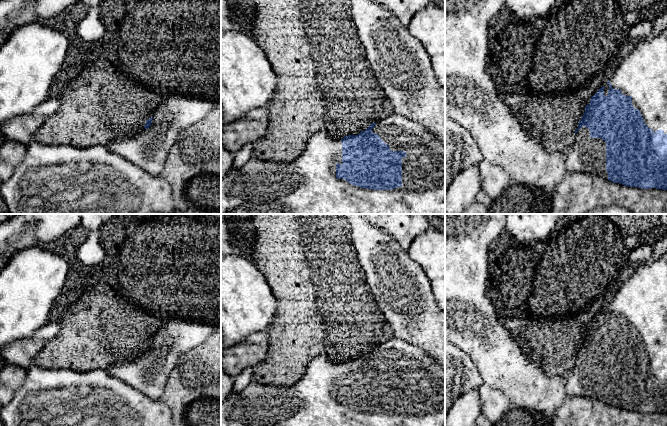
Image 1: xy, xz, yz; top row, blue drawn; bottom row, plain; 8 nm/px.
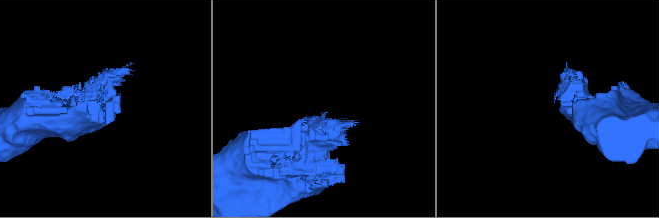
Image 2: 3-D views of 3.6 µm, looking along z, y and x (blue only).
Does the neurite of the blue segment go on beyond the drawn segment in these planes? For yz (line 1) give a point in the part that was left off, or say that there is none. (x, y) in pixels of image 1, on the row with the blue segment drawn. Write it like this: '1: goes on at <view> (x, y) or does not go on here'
1: goes on at yz (642, 74)

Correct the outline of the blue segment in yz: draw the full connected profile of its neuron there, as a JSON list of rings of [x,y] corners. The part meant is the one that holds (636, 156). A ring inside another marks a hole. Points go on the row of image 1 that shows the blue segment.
[[[659,34],[649,40],[638,40],[637,45],[624,57],[621,63],[609,77],[609,81],[602,86],[585,106],[585,113],[575,130],[576,138],[573,145],[567,151],[566,167],[570,172],[583,172],[597,175],[614,183],[620,183],[628,187],[642,189],[667,190],[667,39]]]

